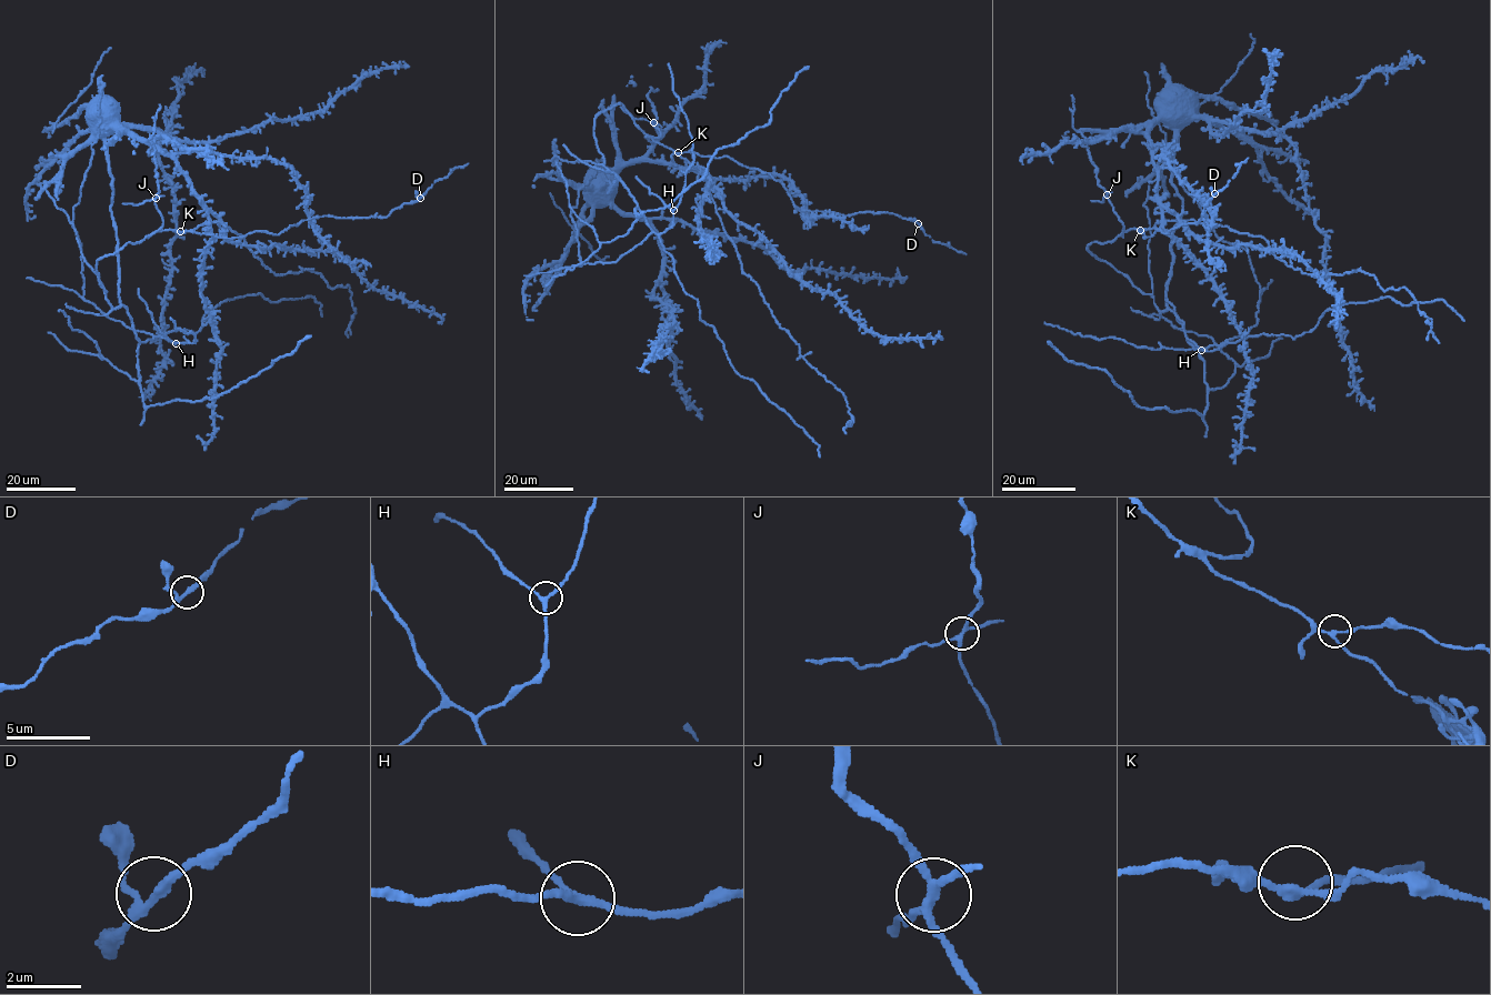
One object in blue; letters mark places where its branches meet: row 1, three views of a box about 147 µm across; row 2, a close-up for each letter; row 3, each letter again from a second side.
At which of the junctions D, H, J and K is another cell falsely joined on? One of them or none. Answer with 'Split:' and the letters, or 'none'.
Split: J

